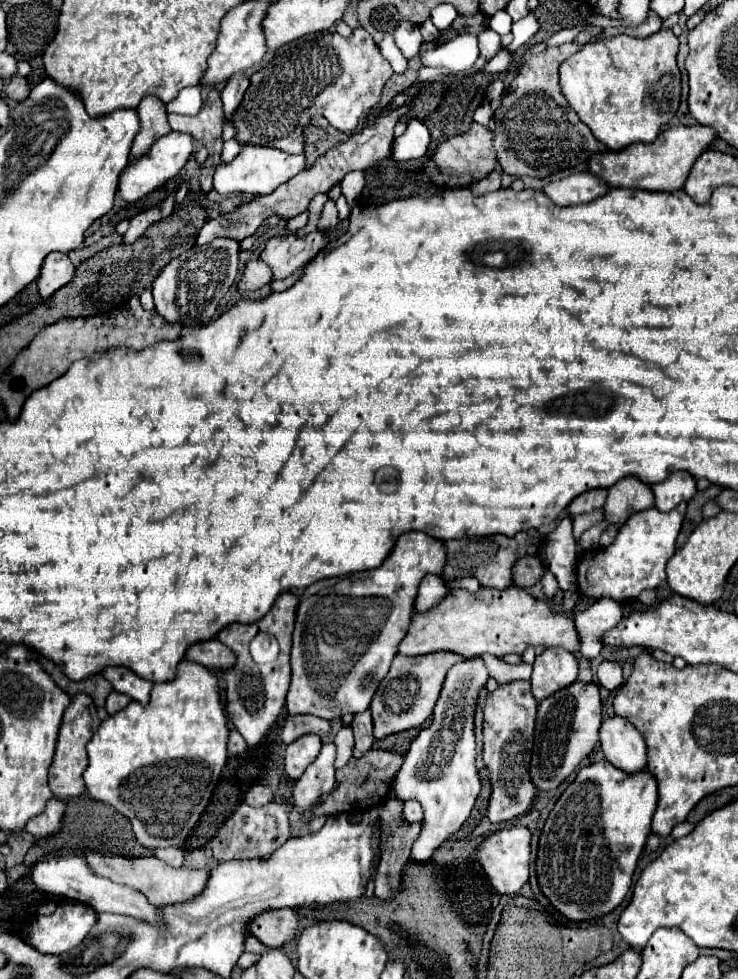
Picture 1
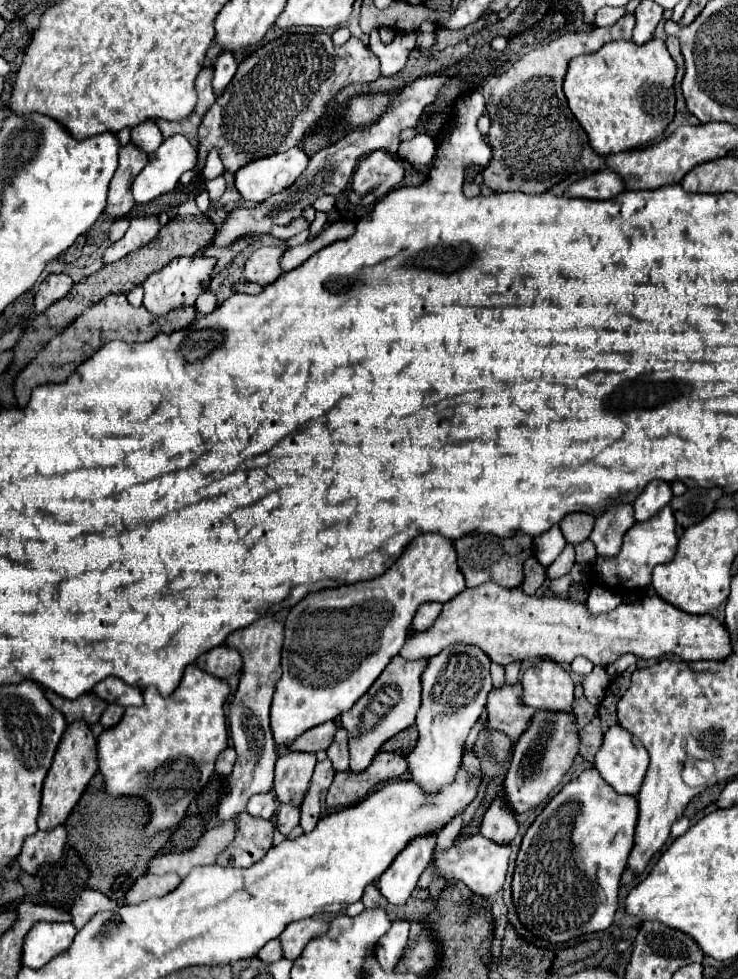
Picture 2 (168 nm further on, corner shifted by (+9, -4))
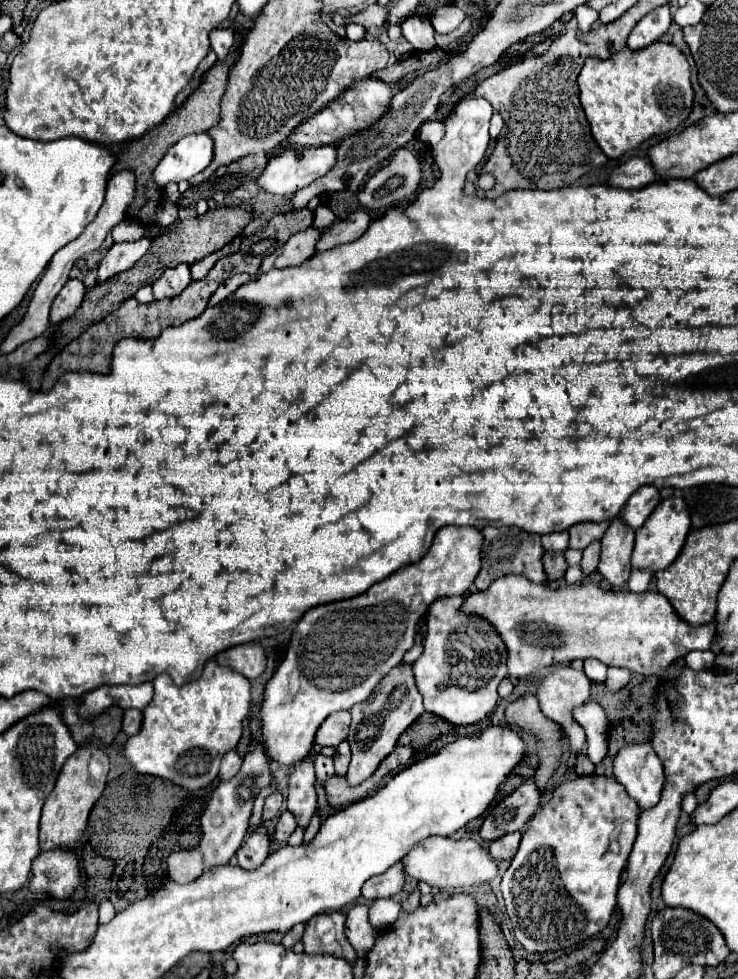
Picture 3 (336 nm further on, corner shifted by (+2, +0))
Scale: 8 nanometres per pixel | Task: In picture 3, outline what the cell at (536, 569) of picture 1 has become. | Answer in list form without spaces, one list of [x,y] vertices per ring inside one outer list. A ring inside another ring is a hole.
[[[544,553],[542,563],[544,563],[544,571],[548,575],[548,581],[560,579],[566,573],[566,569],[568,569],[564,553]]]

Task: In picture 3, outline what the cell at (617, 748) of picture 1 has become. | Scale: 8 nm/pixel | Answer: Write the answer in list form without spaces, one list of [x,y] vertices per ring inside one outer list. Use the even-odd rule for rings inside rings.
[[[638,743],[620,749],[614,759],[614,775],[640,809],[650,809],[660,801],[664,769],[650,743]]]

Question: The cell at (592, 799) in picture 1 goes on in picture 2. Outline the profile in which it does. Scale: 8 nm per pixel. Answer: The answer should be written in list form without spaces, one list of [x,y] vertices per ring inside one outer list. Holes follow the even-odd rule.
[[[595,767],[569,781],[523,837],[513,873],[513,901],[521,923],[553,943],[605,931],[617,909],[619,881],[633,849],[637,817],[637,799],[615,793]]]

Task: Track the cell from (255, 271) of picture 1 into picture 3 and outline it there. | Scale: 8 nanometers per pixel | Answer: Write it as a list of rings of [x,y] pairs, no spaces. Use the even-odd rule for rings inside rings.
[[[314,227],[292,235],[284,243],[284,247],[280,247],[264,257],[260,273],[268,273],[270,269],[284,269],[284,267],[302,265],[306,259],[310,259],[316,253],[316,243],[318,243],[320,235],[322,235],[322,231],[316,231]]]

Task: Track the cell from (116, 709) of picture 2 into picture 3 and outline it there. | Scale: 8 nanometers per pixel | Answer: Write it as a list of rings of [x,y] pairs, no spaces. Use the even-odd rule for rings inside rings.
[[[126,709],[124,711],[124,721],[122,721],[122,731],[128,737],[132,737],[132,735],[136,735],[140,731],[140,727],[142,727],[142,711]]]

